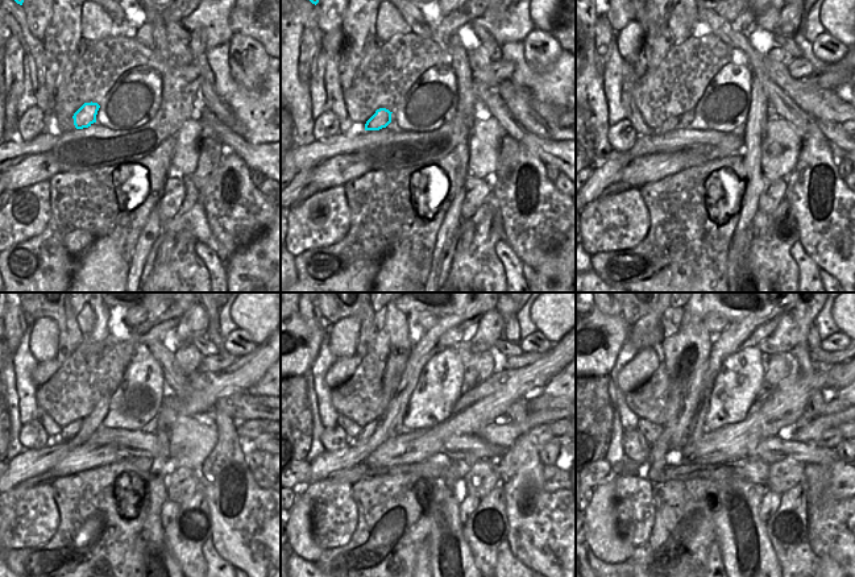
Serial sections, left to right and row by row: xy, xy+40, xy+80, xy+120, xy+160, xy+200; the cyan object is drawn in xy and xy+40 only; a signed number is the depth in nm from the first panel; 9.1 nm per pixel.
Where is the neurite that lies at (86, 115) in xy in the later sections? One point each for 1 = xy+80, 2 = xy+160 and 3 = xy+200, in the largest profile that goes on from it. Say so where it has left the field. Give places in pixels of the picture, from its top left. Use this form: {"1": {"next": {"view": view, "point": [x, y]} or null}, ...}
{"1": {"next": {"view": "xy+80", "point": [672, 123]}}, "2": {"next": {"view": "xy+160", "point": [372, 439]}}, "3": {"next": {"view": "xy+200", "point": [663, 455]}}}

